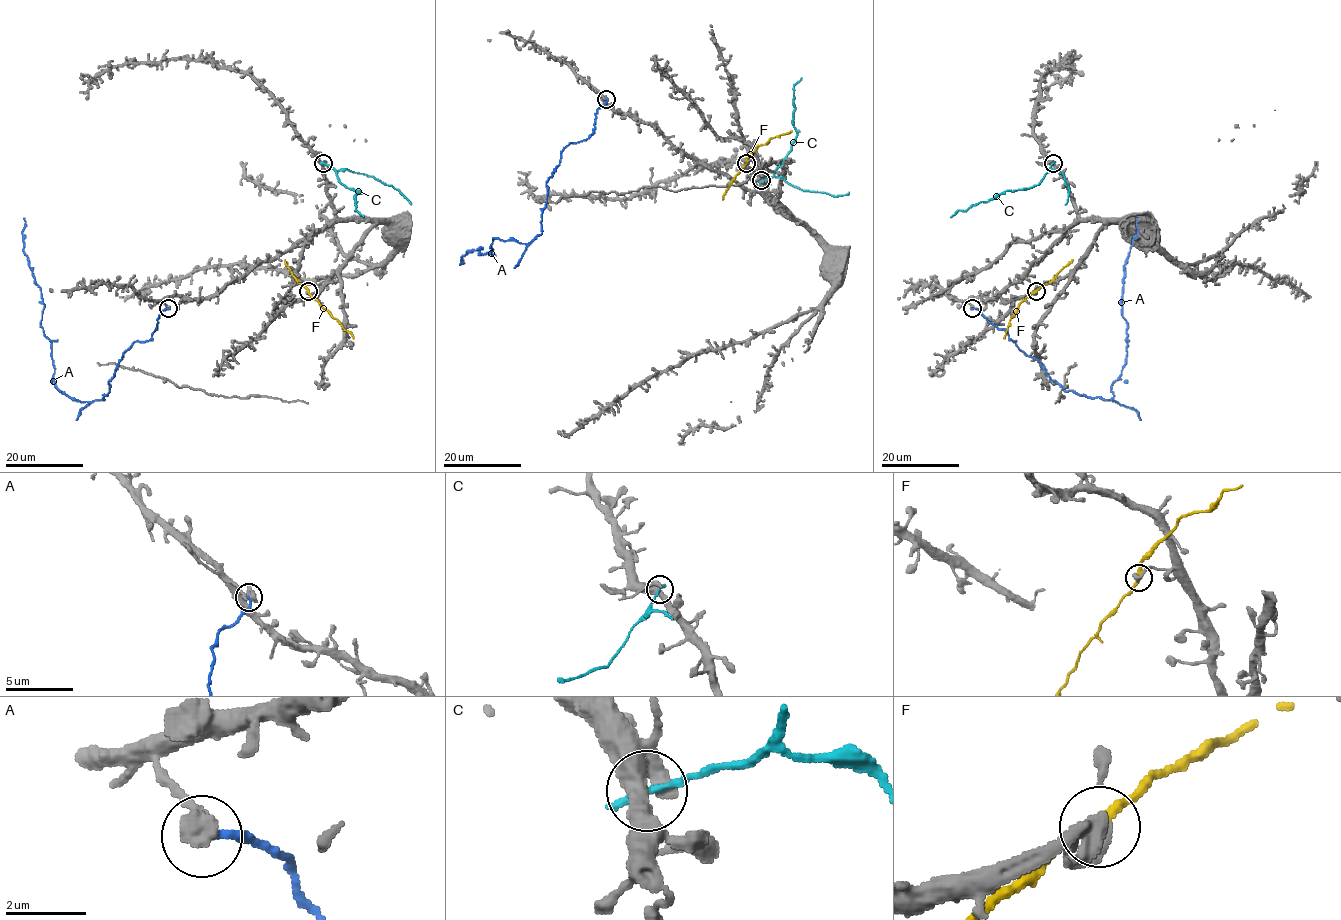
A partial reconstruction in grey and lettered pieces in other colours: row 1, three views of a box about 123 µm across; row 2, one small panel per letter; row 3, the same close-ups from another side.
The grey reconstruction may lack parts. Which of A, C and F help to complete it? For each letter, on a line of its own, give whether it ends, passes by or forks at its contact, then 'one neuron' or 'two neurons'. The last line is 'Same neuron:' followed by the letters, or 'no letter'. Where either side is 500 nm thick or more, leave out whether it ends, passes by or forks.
A: two neurons
C: it ends | two neurons
F: it passes by | two neurons
Same neuron: no letter

